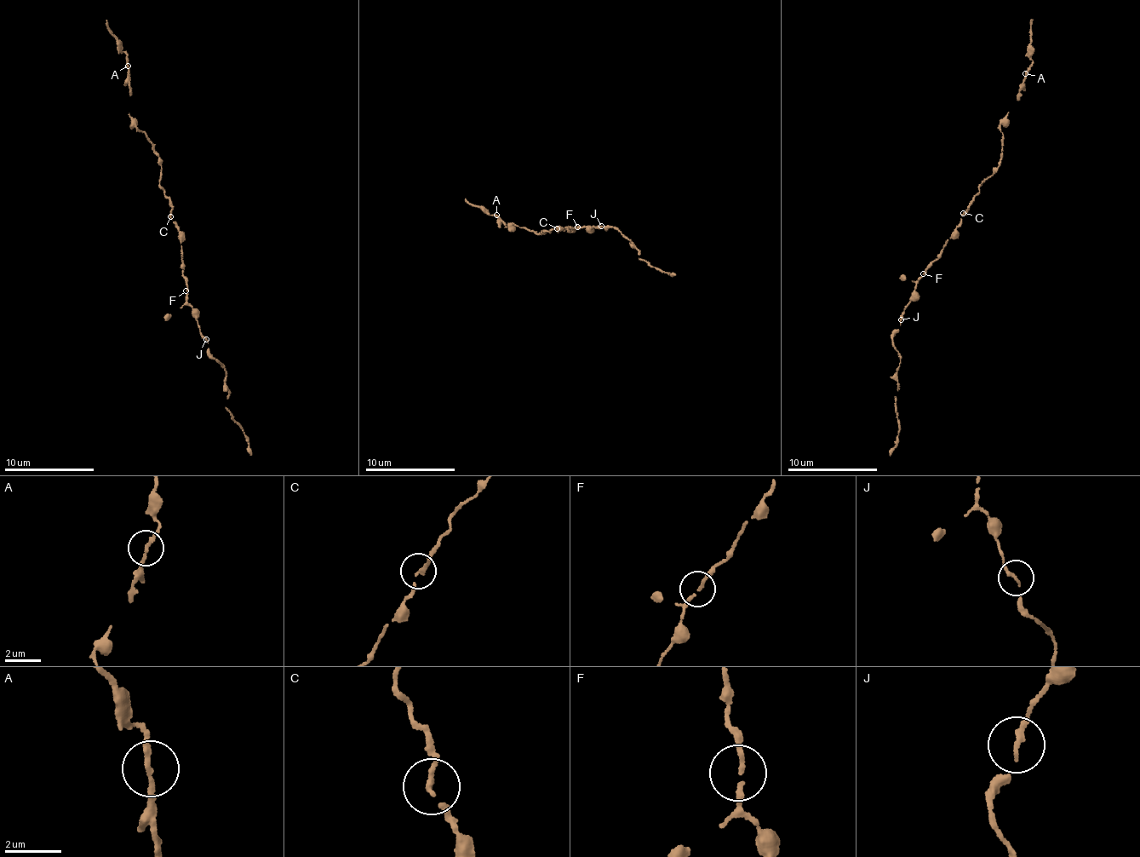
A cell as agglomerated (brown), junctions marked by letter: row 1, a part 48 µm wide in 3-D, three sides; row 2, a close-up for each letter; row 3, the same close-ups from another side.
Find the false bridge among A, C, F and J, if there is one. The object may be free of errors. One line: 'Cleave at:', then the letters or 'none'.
Cleave at: none

